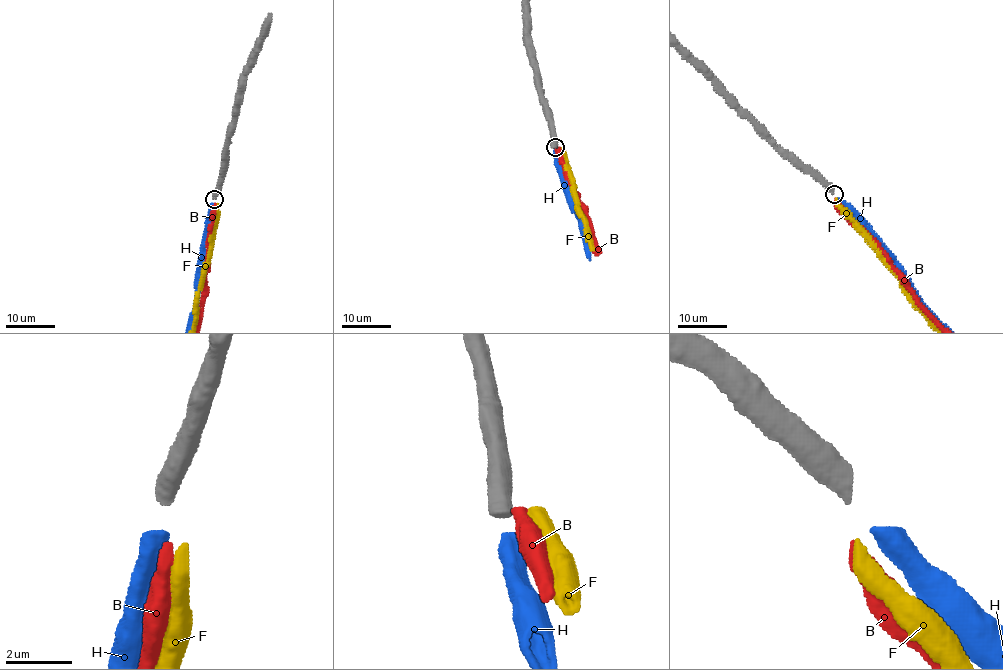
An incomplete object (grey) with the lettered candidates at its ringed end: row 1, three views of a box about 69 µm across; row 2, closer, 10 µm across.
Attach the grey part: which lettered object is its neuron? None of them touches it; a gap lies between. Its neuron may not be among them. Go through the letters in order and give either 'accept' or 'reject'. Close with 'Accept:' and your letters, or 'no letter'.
B: reject
F: reject
H: accept
Accept: H

